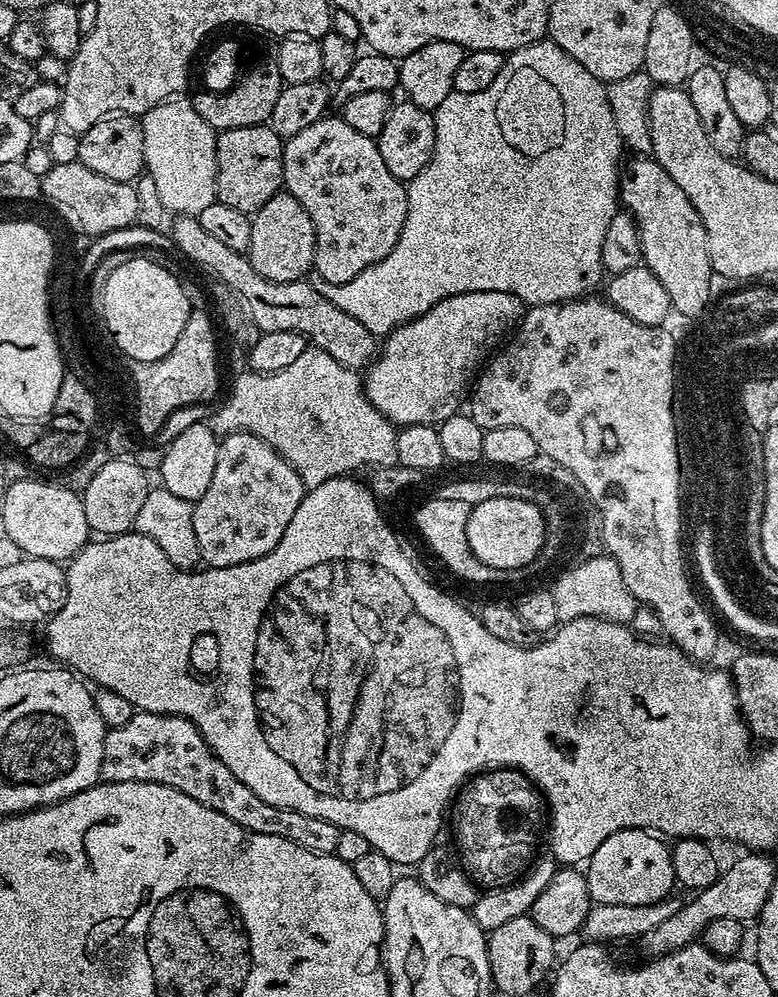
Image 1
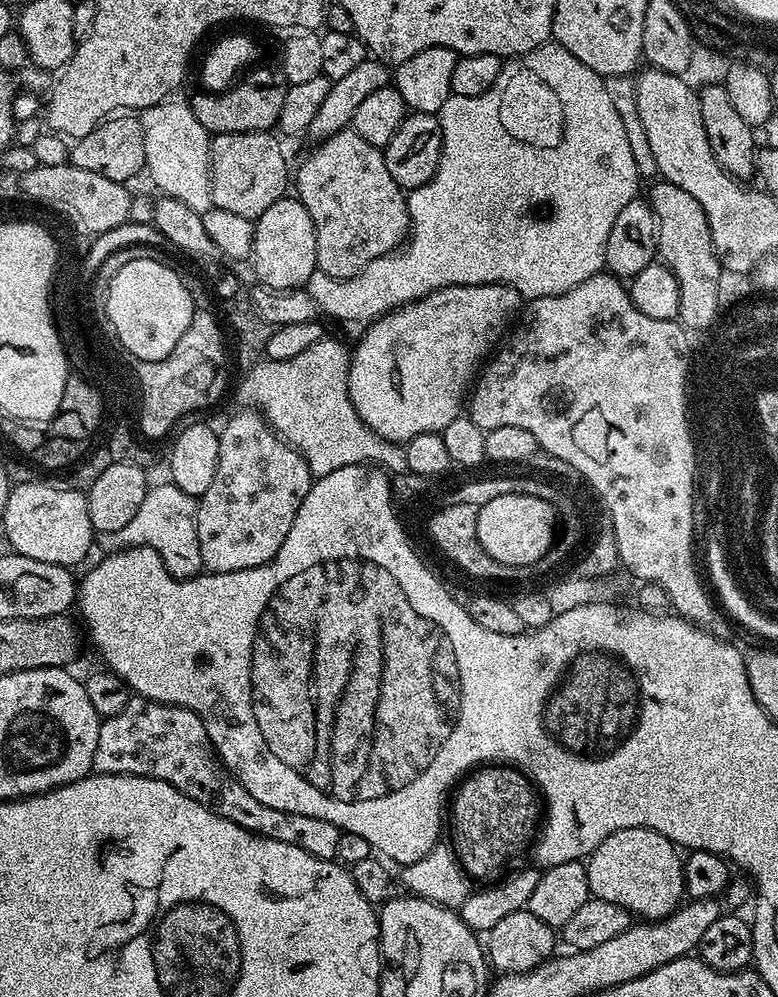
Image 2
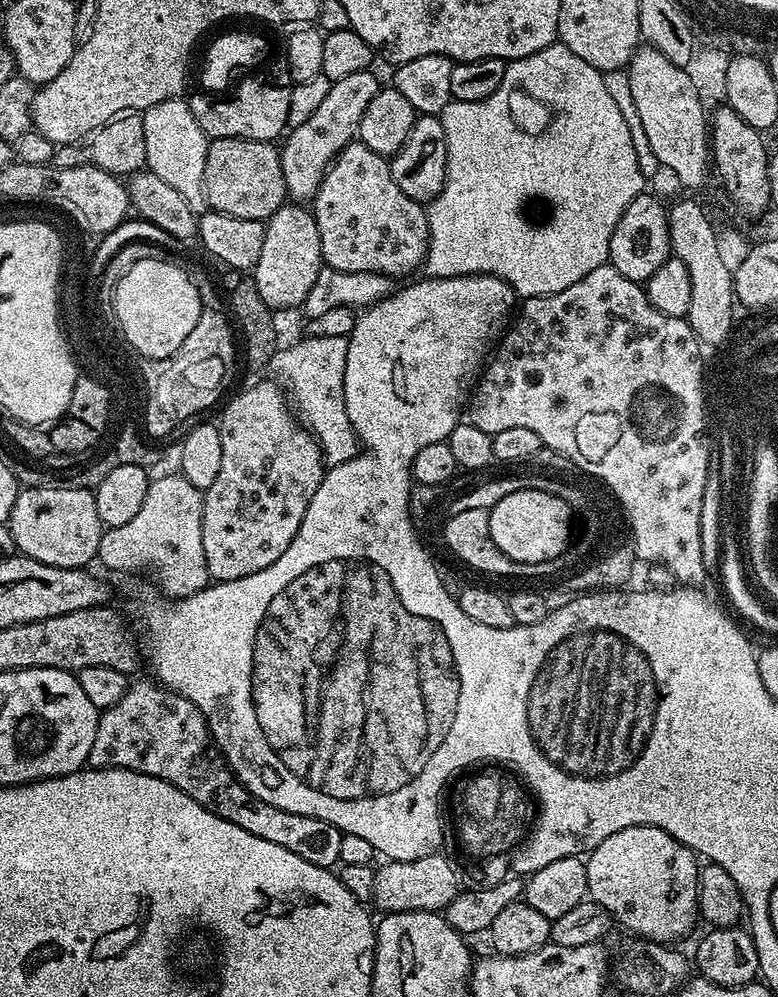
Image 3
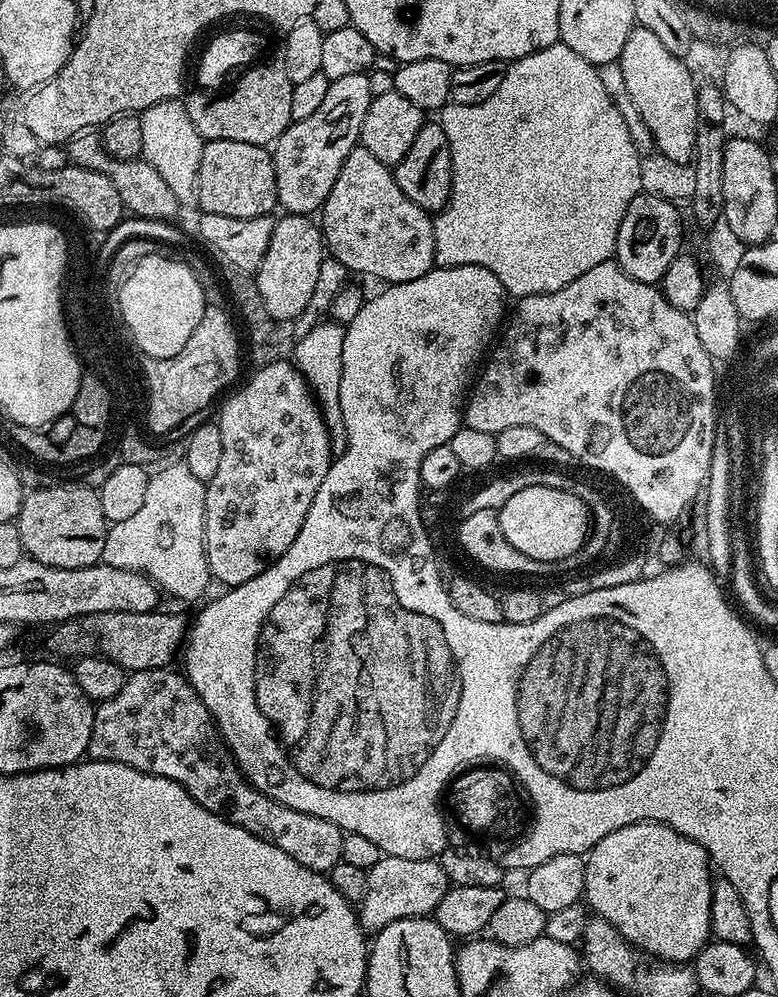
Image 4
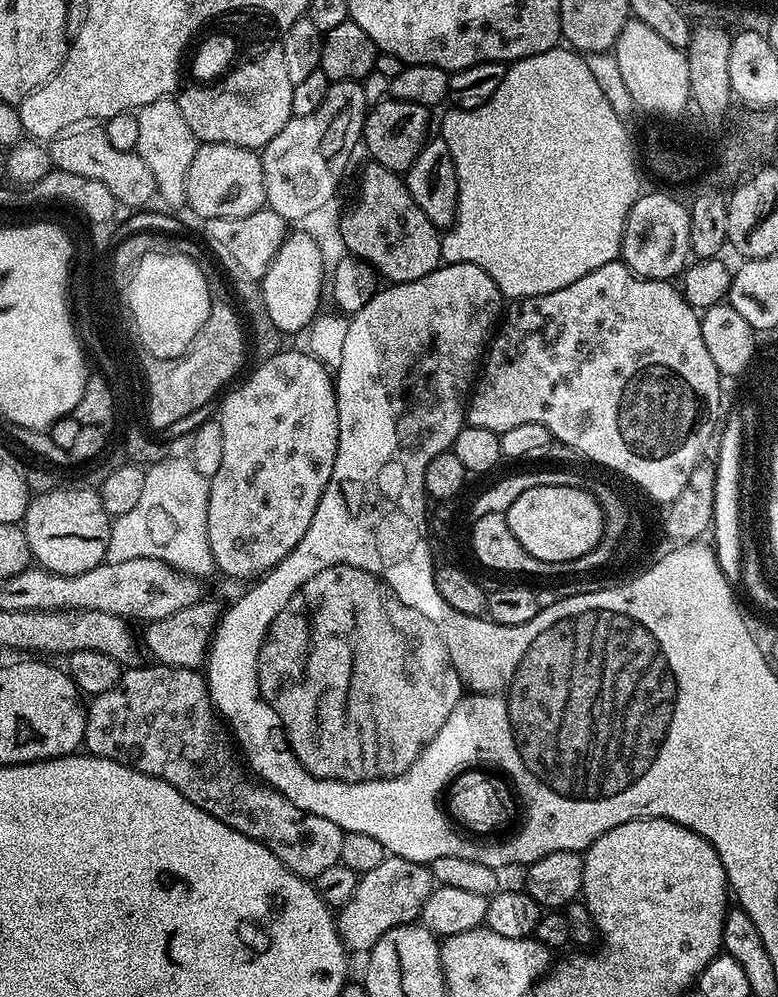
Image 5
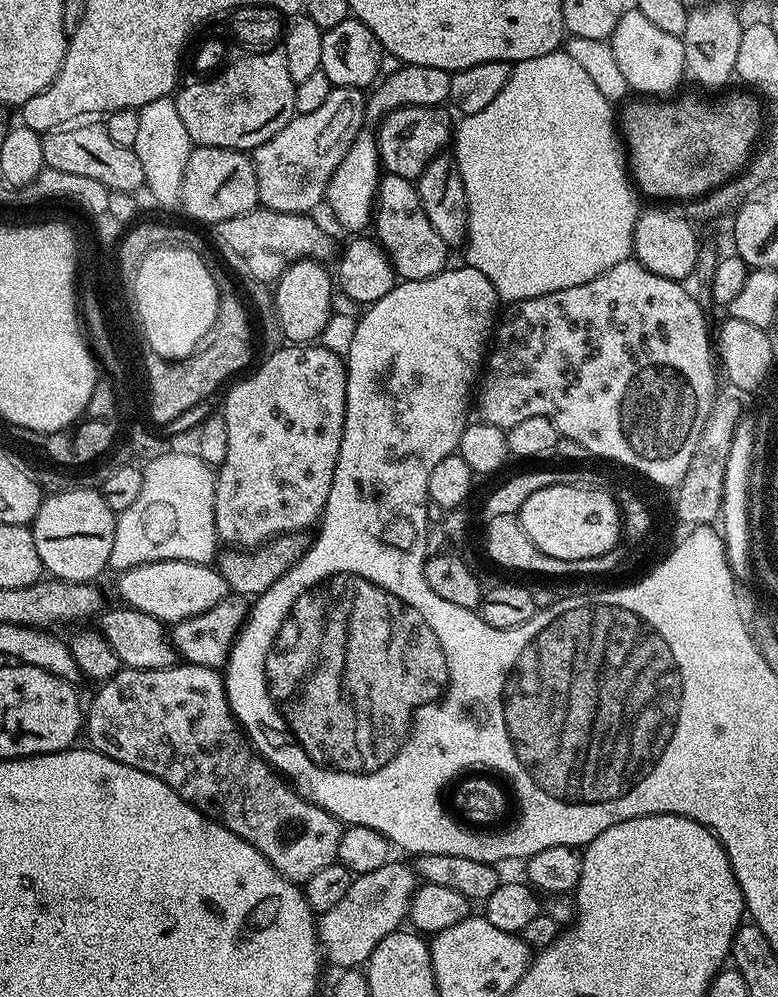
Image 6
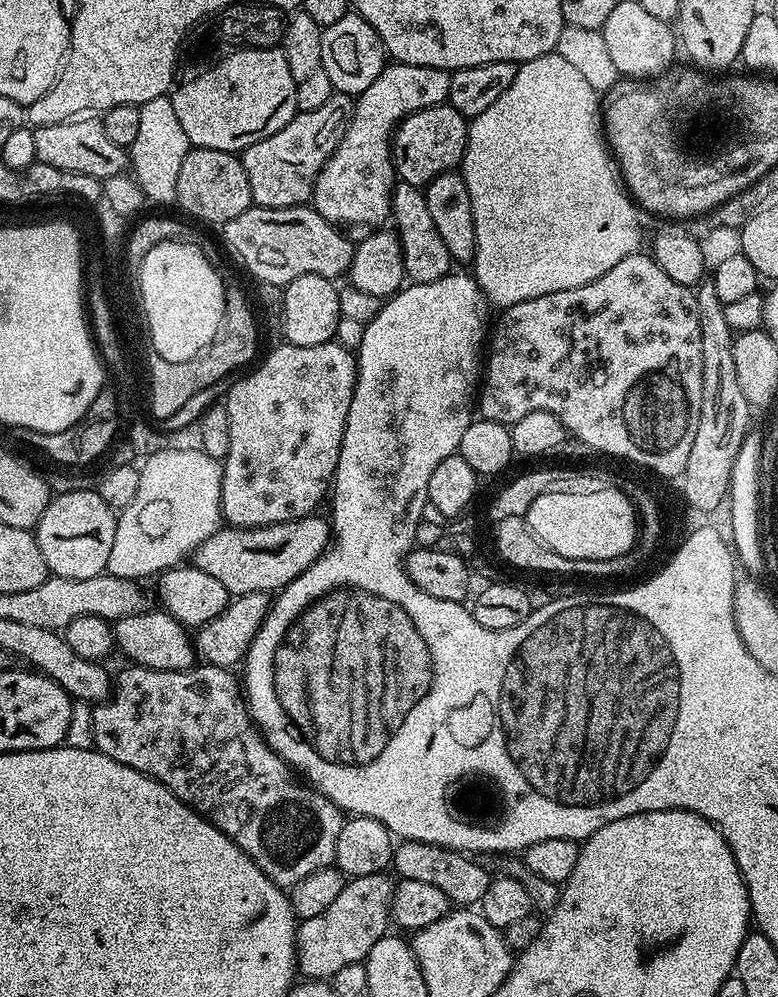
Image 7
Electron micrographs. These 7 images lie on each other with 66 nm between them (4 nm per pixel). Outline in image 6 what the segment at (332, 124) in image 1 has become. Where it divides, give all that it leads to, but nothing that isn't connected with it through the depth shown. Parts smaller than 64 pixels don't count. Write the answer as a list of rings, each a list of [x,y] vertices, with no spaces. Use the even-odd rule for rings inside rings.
[[[381,175],[380,188],[376,191],[375,228],[375,239],[384,249],[395,275],[400,280],[425,280],[443,272],[449,263],[448,244],[442,242],[442,237],[434,231],[430,218],[426,218],[426,210],[422,210],[418,190],[411,180]]]

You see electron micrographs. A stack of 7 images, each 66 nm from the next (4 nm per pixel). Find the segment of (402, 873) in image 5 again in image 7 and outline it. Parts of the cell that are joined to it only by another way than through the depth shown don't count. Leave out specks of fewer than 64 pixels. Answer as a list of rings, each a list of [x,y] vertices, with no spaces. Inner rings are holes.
[[[383,871],[378,874],[351,877],[345,883],[342,894],[338,894],[337,900],[327,910],[322,910],[322,914],[314,914],[314,918],[309,920],[299,921],[296,929],[296,966],[301,977],[324,980],[338,974],[342,966],[367,961],[374,942],[381,940],[390,928],[394,880],[388,875],[387,871]]]

